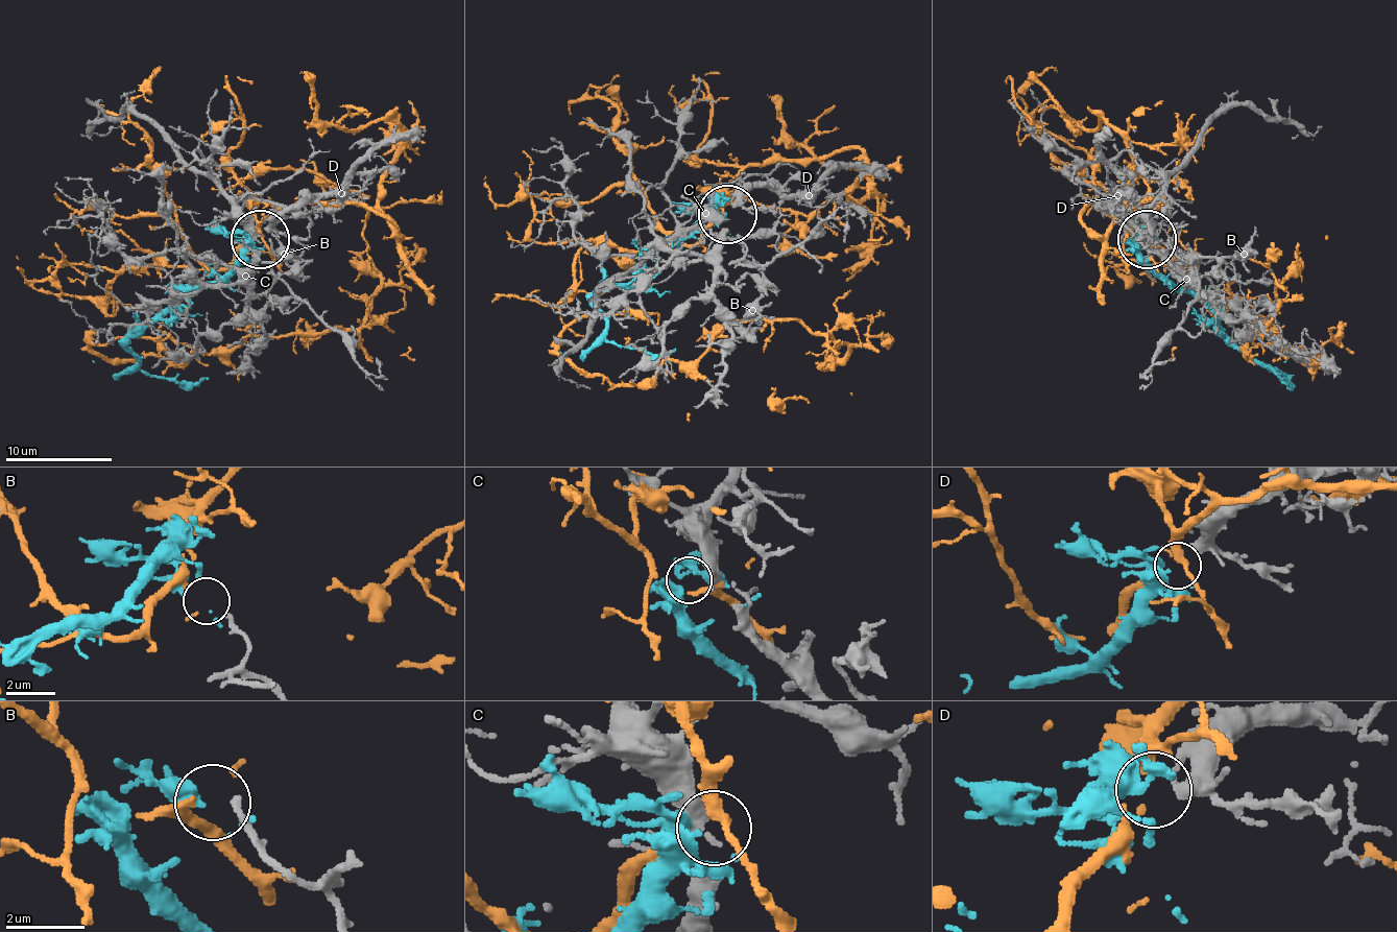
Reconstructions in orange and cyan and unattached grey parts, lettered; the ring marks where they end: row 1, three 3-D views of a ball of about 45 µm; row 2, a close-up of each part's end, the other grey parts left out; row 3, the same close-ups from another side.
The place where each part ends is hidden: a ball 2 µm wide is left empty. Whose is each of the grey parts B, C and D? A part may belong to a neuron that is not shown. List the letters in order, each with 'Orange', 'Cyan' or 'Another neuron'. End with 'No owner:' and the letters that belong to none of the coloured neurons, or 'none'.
B: Orange
C: Another neuron
D: Cyan
No owner: C

